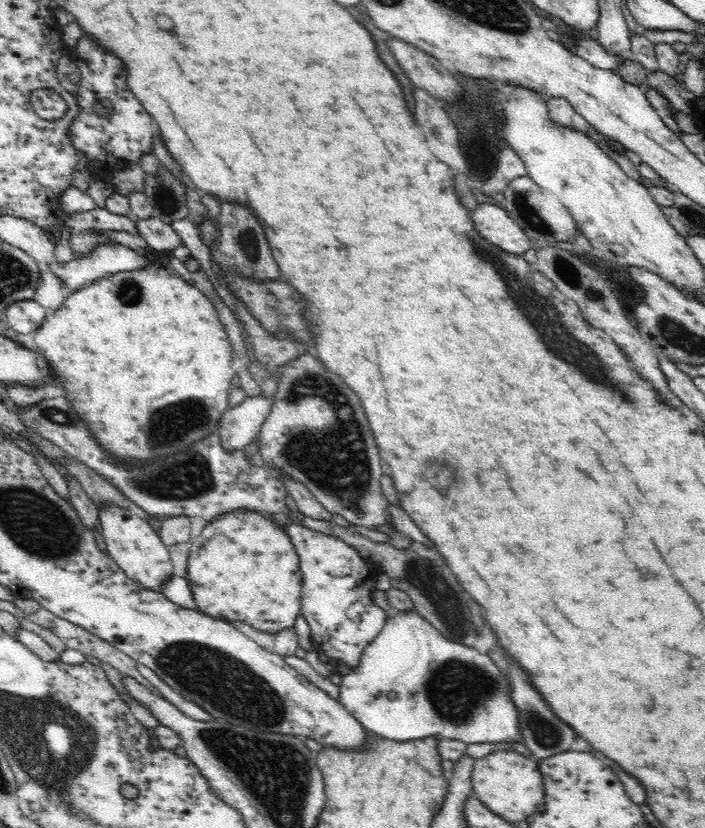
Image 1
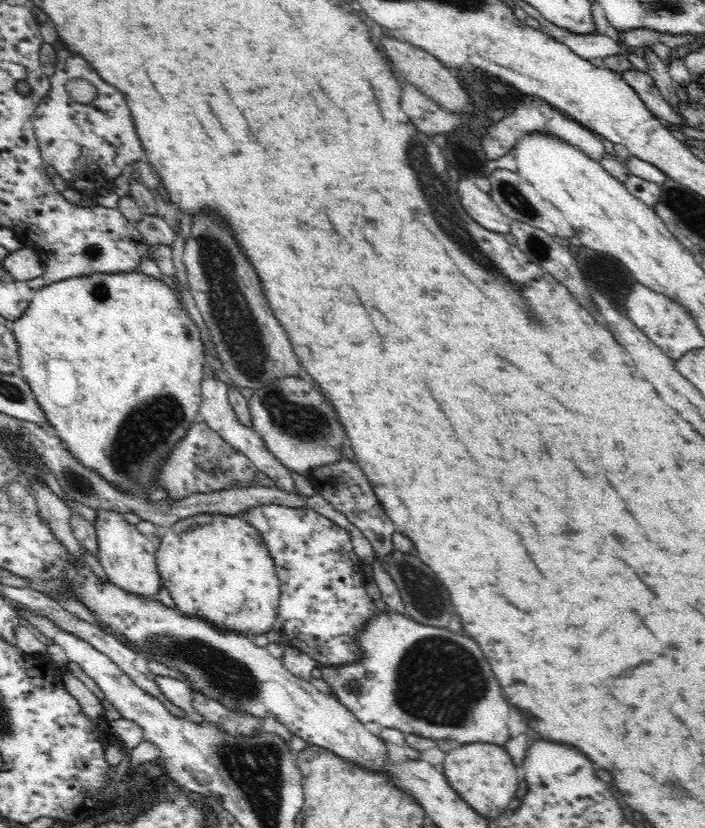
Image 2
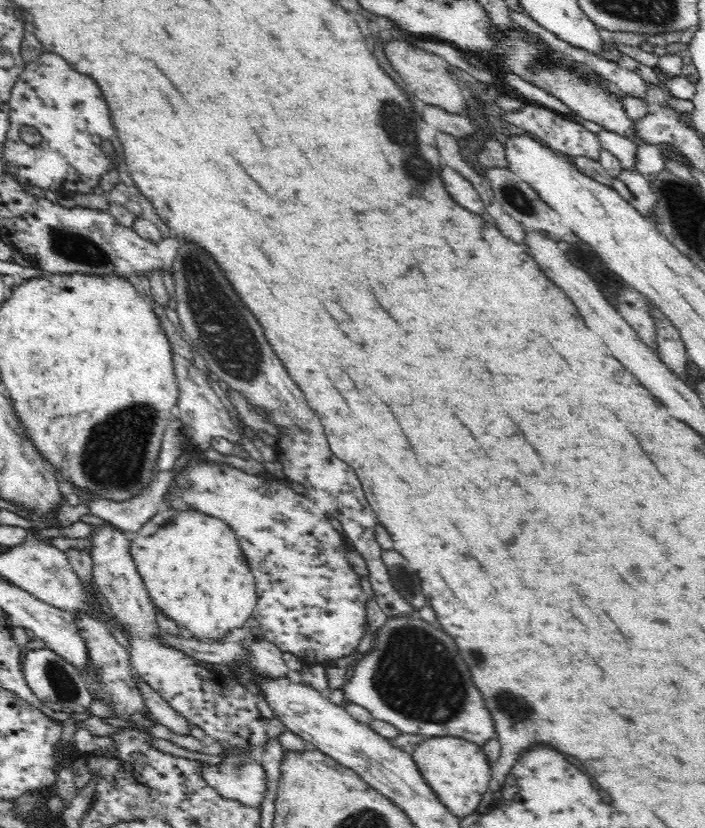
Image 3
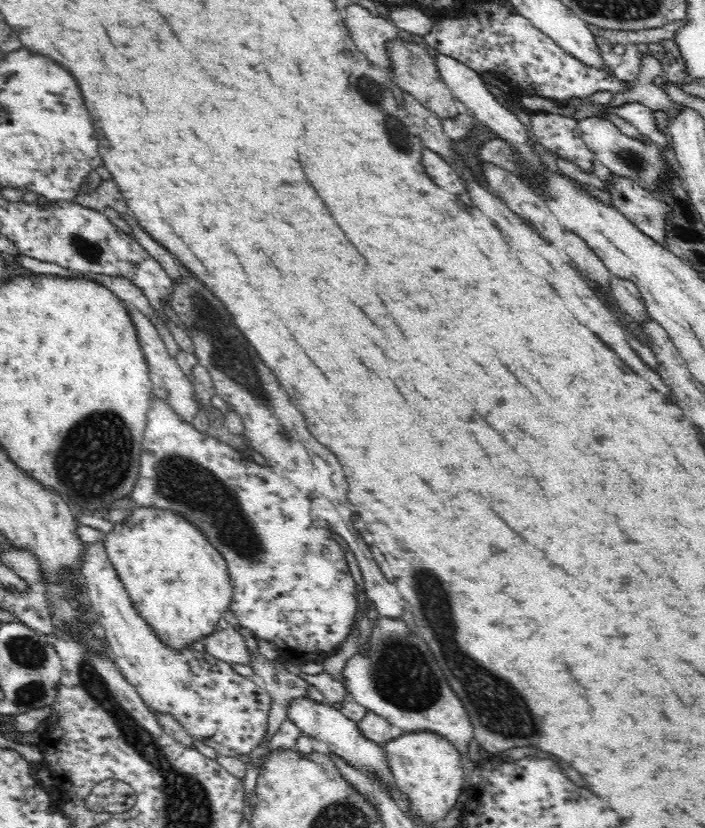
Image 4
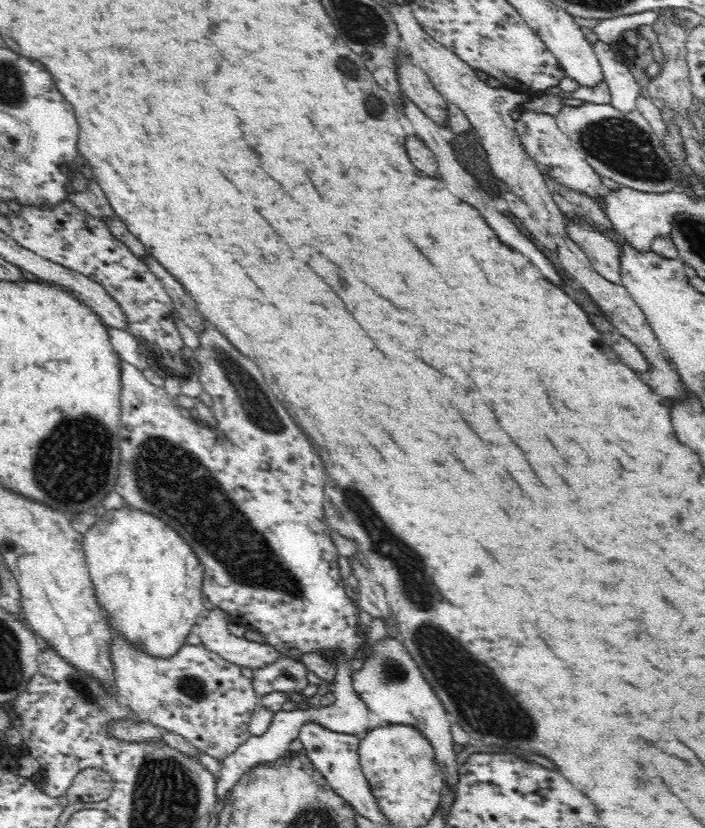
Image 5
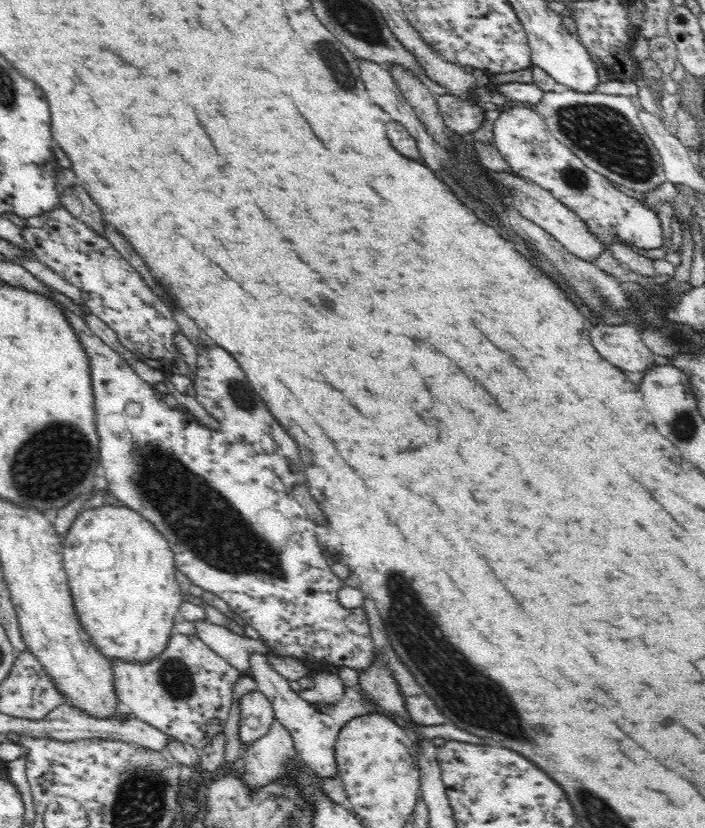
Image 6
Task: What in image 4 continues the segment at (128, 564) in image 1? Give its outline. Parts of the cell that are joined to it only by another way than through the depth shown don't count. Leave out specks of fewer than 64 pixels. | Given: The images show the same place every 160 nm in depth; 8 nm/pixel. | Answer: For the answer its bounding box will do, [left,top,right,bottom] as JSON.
[81,541,272,759]

